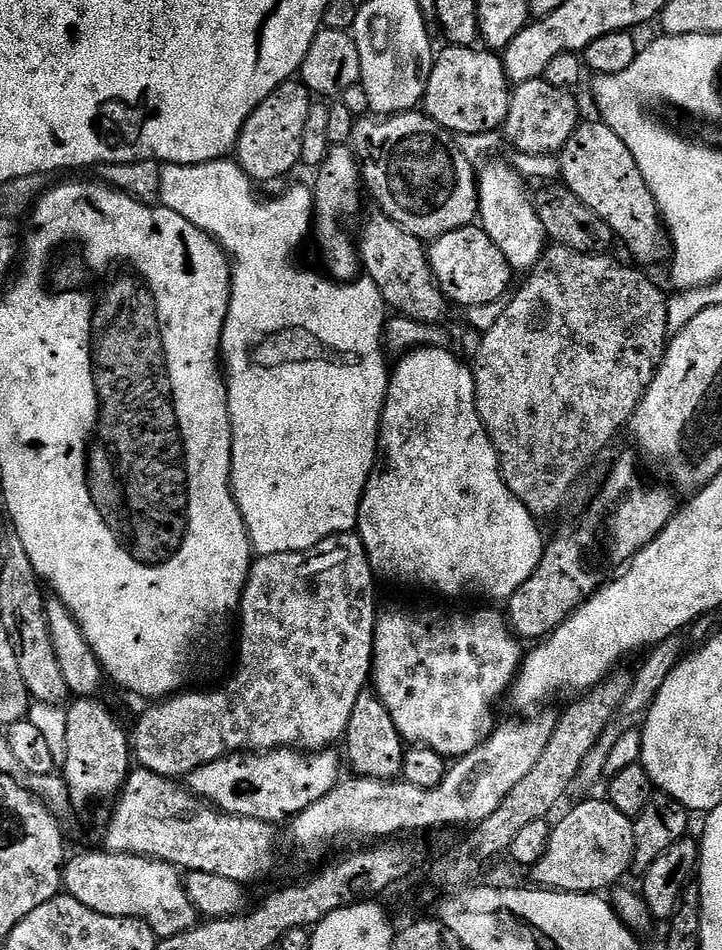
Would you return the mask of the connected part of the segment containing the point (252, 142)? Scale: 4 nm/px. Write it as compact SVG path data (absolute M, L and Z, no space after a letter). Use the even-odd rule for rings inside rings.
M293 78L274 89L250 114L250 118L242 126L240 137L236 139L234 156L240 169L253 182L276 180L300 164L302 129L306 126L306 114L310 114L313 103L307 86Z

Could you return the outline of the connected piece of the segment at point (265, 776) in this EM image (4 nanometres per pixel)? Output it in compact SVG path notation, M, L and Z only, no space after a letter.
M268 750L263 754L229 754L222 760L215 760L204 764L198 770L189 772L186 777L186 787L193 796L204 801L205 804L230 816L245 816L255 820L287 821L306 810L318 798L330 794L336 785L341 783L340 760L328 754L301 754L296 750Z

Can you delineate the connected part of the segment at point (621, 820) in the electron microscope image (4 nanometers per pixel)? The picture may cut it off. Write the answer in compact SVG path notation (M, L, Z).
M607 799L584 800L576 804L560 821L552 824L550 842L546 854L530 869L531 883L553 892L603 893L603 888L611 889L619 885L624 875L629 875L634 858L634 820L610 804Z

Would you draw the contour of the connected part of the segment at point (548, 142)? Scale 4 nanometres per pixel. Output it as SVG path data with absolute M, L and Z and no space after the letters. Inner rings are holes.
M544 79L527 80L511 89L508 115L502 121L502 132L513 144L516 152L548 158L552 152L558 154L578 127L576 100L567 88L550 86Z

